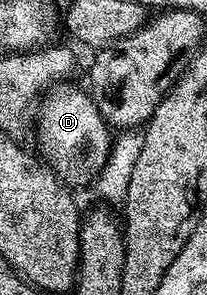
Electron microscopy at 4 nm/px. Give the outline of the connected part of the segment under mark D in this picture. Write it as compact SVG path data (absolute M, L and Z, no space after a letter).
M62 81L48 90L47 103L41 111L37 125L37 135L41 138L42 152L40 151L40 154L66 187L70 189L88 188L103 169L103 165L107 165L111 131L102 119L90 92L85 89L80 91L79 88L72 87L69 83L71 82Z

